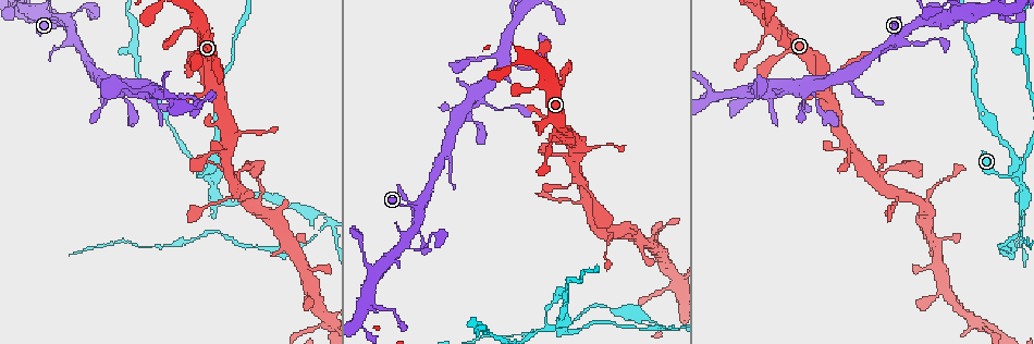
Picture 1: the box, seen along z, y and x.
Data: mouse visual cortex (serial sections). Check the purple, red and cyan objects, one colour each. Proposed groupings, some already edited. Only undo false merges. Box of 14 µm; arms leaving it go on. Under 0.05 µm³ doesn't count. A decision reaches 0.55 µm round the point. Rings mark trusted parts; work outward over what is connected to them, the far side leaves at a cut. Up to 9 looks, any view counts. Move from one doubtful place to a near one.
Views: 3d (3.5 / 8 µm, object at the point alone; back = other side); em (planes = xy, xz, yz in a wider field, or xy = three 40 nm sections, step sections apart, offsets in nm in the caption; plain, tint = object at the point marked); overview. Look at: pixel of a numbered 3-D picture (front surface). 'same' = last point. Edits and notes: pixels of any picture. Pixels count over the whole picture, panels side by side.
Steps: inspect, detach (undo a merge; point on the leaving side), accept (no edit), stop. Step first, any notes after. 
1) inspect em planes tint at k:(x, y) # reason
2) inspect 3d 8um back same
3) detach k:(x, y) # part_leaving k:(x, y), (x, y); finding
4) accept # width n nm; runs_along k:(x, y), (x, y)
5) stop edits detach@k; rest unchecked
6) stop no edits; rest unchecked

inspect 3d 3.5um at 1:(1020, 171) # a narrow waist

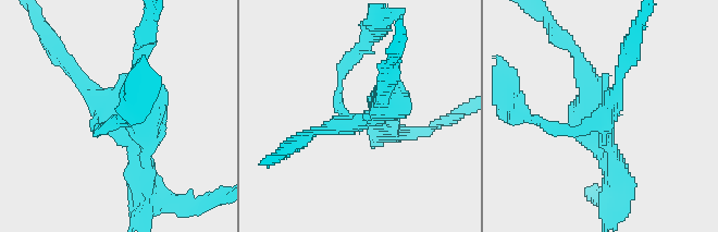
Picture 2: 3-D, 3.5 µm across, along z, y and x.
inspect em xy step 2 tint at 2:(348, 118) # shape alone is not enough

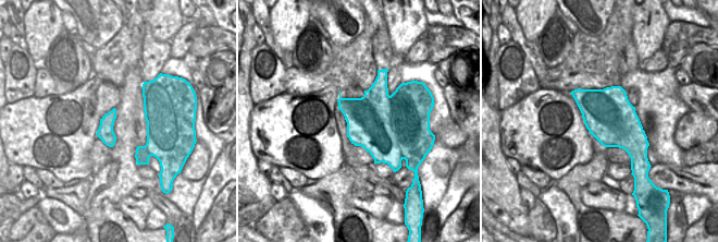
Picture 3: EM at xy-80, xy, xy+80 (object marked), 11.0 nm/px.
inspect em xy step 1 tint same # another direction

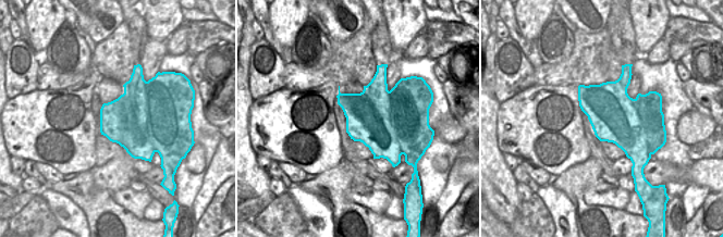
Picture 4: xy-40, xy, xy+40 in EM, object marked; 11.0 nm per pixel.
detach 2:(147, 124) # part_leaving 2:(599, 102), (580, 59), (552, 22); a second cell is stuck on

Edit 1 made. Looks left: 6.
inspect 3d 3.5um at 1:(673, 328) # a narrow waist

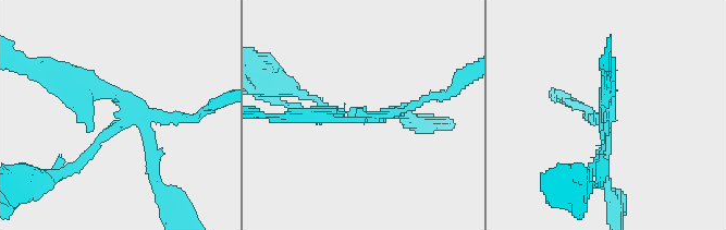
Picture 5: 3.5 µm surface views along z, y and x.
inspect em xy step 3 tint at 5:(371, 117) # now the EM

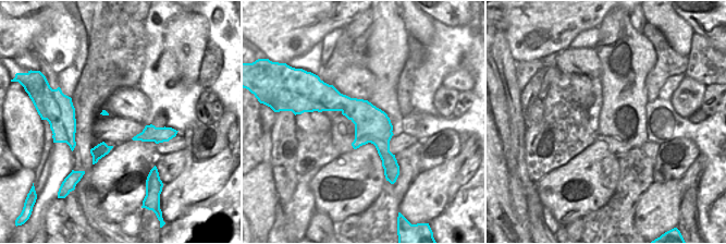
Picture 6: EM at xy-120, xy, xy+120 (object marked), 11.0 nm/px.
detach 5:(185, 118) # part_leaving 5:(125, 120), (72, 167), (41, 178); a second cell is stuck on

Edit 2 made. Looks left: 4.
inspect overview

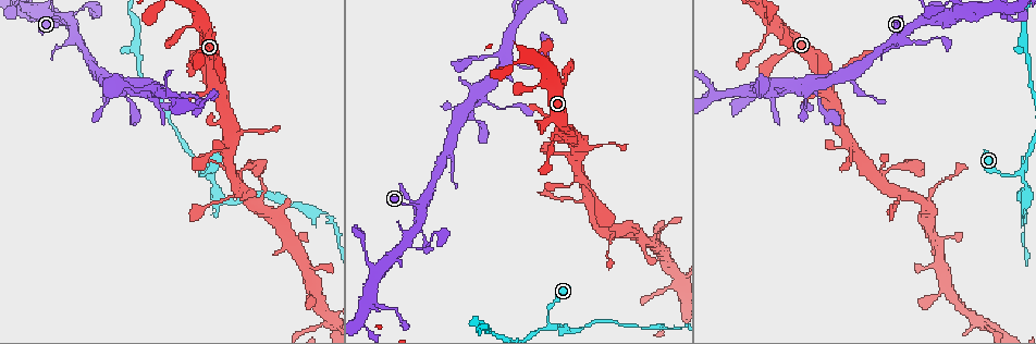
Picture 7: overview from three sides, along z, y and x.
inspect 3d 3.5um at 7:(605, 231) # a fork

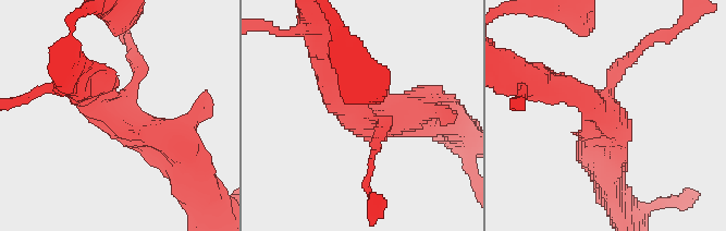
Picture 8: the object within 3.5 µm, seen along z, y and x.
inspect em planes tint at 8:(112, 117) # arms 3; arm_widths 150, 350, 500 nm; need the tissue

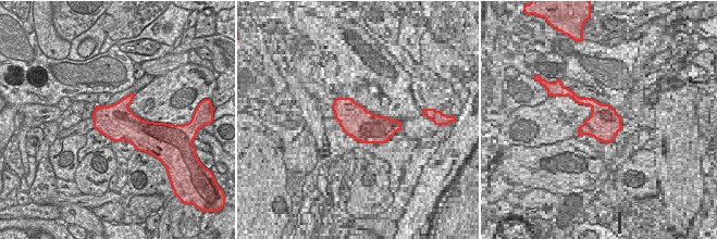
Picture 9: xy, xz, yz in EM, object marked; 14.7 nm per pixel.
inspect em xy step 1 tint same # cut it another way

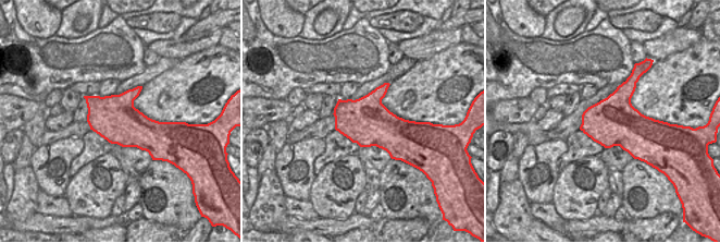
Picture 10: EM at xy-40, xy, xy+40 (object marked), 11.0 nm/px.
accept # all the same cell

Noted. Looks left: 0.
stop edits detach@2, detach@5; rest unchecked

